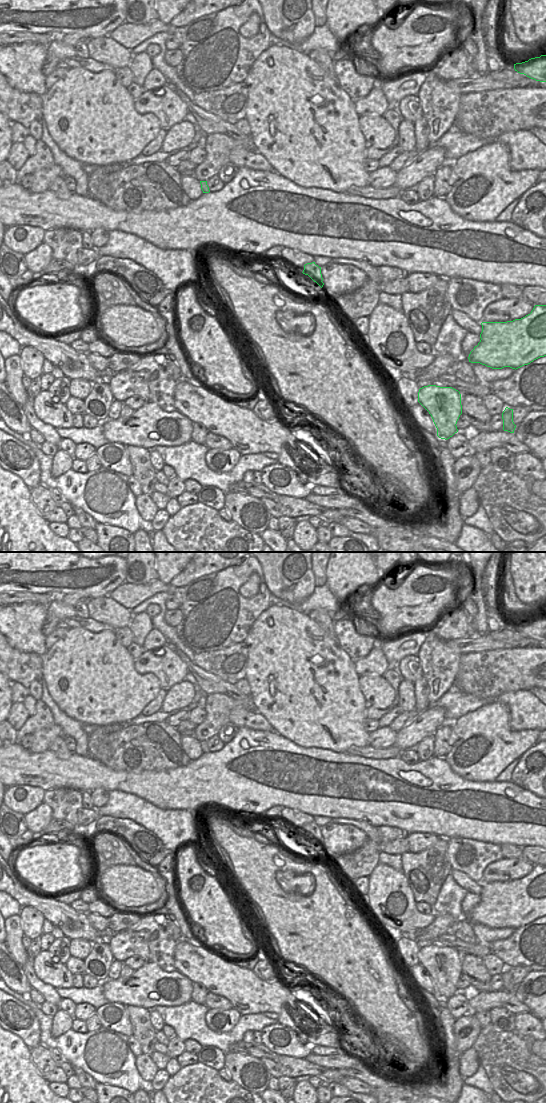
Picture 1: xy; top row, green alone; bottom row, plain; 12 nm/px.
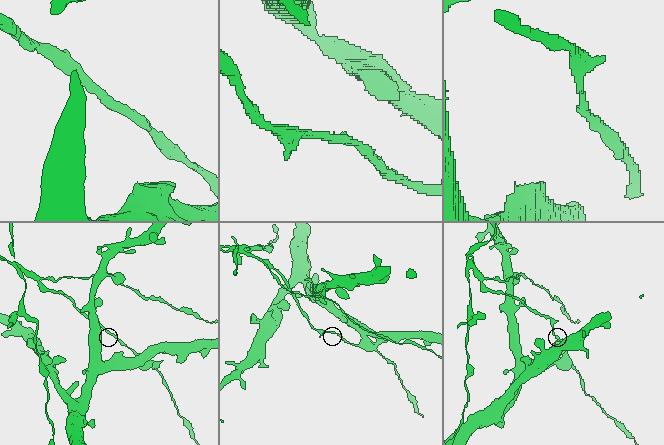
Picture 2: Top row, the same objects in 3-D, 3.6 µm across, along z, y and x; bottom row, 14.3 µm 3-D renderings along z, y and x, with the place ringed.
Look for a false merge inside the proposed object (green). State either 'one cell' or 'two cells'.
two cells

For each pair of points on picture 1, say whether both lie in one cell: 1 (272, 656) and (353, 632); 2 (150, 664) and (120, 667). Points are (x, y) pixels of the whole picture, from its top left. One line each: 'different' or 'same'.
1: different
2: different

